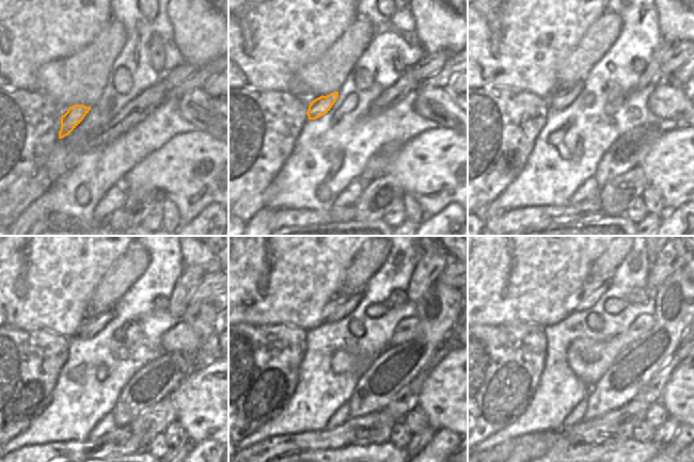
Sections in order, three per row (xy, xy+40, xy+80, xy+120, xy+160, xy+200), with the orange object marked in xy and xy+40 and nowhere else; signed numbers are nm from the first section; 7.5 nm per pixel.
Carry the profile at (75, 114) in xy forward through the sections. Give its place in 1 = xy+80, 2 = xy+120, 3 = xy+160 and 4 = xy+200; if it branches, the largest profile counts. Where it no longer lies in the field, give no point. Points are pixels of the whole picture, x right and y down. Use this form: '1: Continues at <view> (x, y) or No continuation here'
1: Continues at xy+80 (564, 96)
2: Continues at xy+120 (90, 327)
3: Continues at xy+160 (336, 308)
4: Continues at xy+200 (582, 303).

